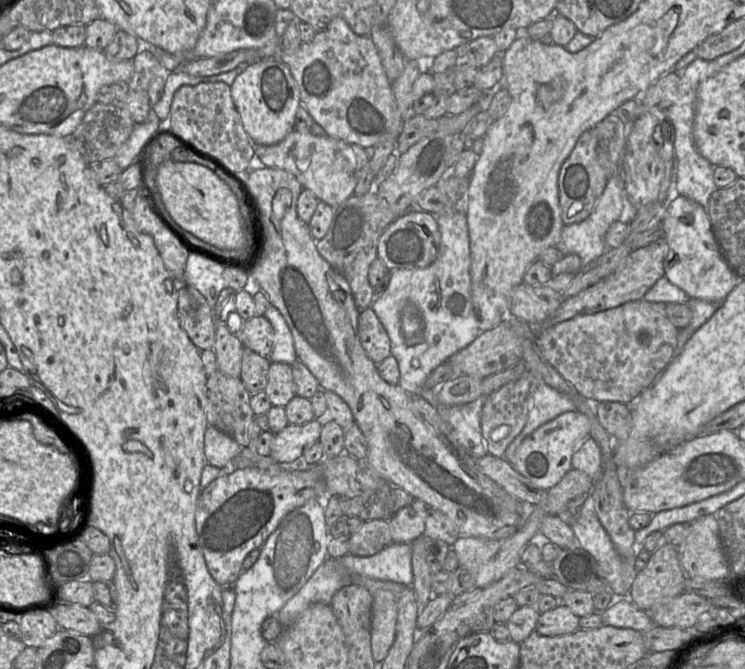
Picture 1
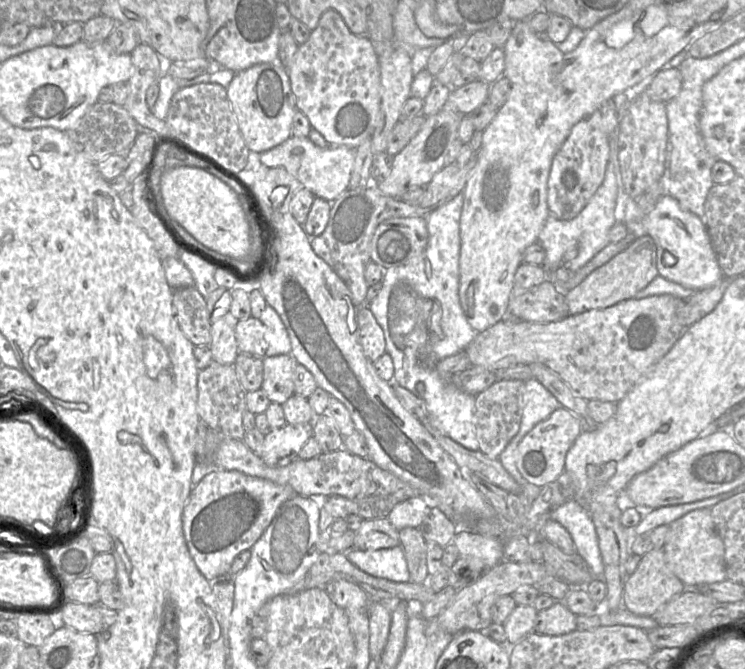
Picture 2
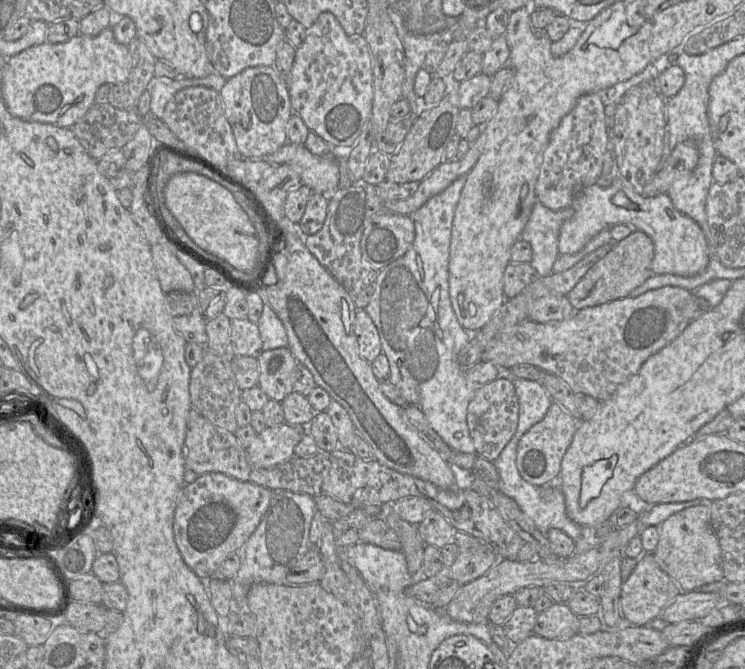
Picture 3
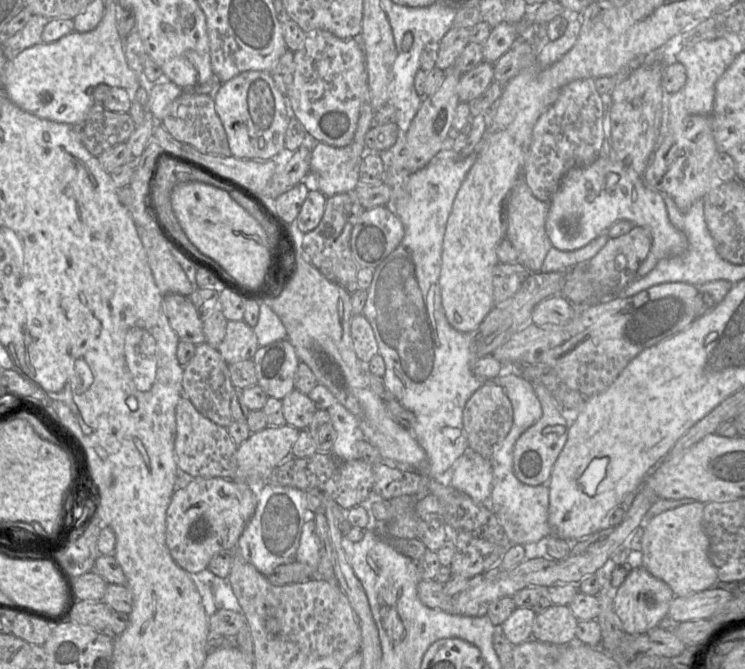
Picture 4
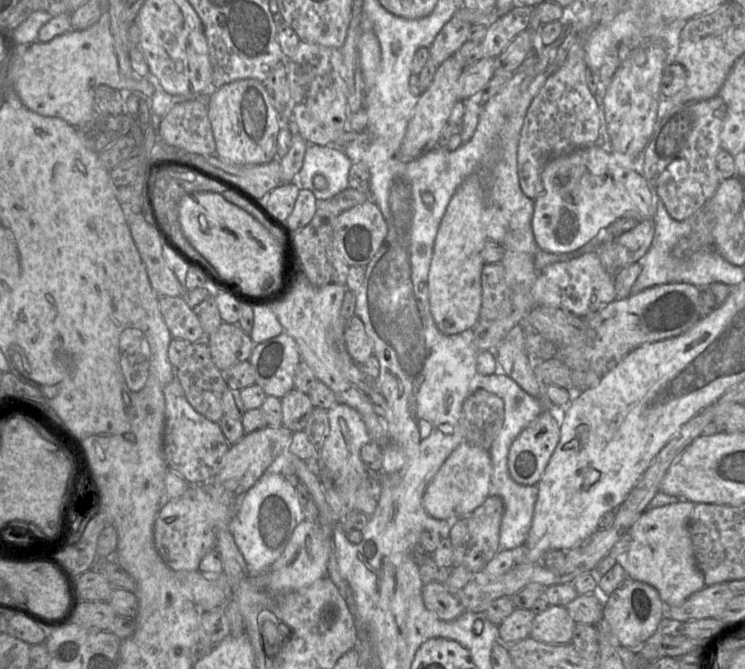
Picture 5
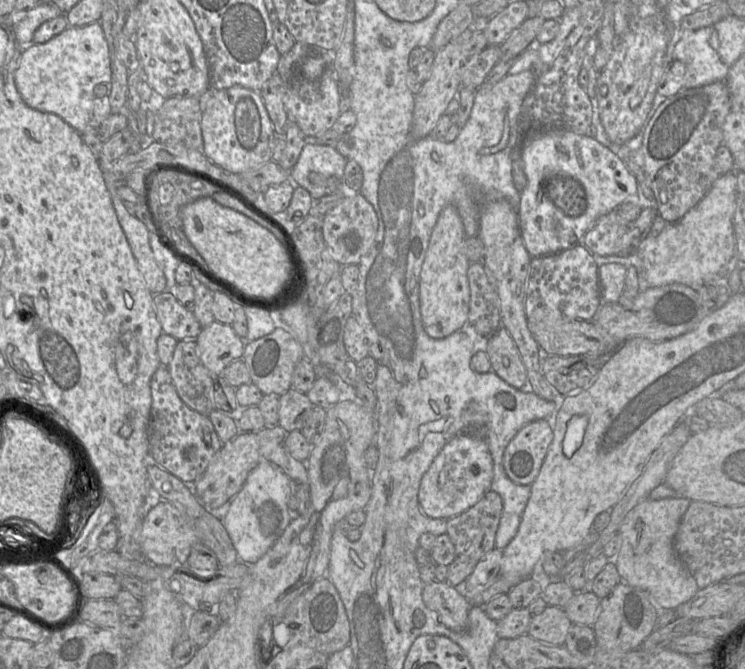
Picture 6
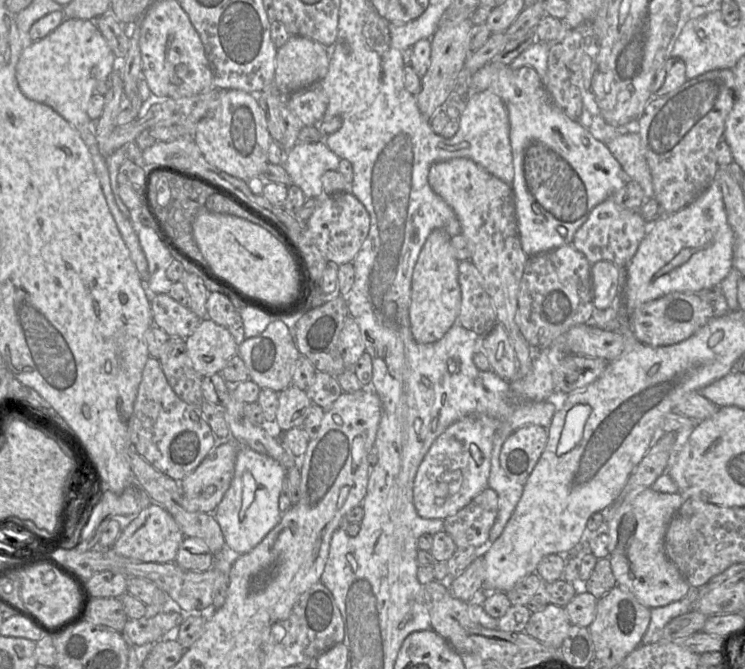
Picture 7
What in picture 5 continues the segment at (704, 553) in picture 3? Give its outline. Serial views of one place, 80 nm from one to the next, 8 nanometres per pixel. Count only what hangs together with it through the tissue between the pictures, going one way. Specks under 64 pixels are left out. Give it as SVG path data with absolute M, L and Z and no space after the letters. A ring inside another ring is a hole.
M677 502L657 508L648 508L628 530L630 546L627 553L617 557L627 577L653 586L667 607L681 605L706 585L699 569L688 531L688 521L695 504Z

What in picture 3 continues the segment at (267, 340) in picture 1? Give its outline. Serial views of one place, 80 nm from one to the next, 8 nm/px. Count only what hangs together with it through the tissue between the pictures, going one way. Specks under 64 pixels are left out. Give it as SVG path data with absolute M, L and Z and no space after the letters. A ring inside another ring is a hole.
M234 319L230 322L232 354L258 358L263 352L262 340L257 324L248 319Z

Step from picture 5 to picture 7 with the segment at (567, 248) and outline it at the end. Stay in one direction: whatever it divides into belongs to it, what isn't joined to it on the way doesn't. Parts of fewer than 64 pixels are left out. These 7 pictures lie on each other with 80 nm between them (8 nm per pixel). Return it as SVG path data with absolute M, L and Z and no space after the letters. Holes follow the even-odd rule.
M490 62L471 75L468 97L486 90L502 99L509 116L514 167L511 186L523 251L529 257L570 245L575 232L587 220L591 210L624 185L626 173L603 142L595 139L587 128L571 120L555 105L532 67L512 69L509 65Z

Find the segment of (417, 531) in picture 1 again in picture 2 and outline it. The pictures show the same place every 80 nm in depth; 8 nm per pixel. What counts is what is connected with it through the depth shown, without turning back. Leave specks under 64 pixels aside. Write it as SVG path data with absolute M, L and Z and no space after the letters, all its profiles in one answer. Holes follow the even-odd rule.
M416 496L396 504L387 519L397 531L406 527L419 528L431 508L428 500Z

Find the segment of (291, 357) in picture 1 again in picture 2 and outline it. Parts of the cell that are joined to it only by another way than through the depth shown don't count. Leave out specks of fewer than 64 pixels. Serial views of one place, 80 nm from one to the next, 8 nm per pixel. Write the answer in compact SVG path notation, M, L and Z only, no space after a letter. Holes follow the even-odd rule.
M267 304L259 319L265 326L266 357L290 354L290 338L277 312Z

